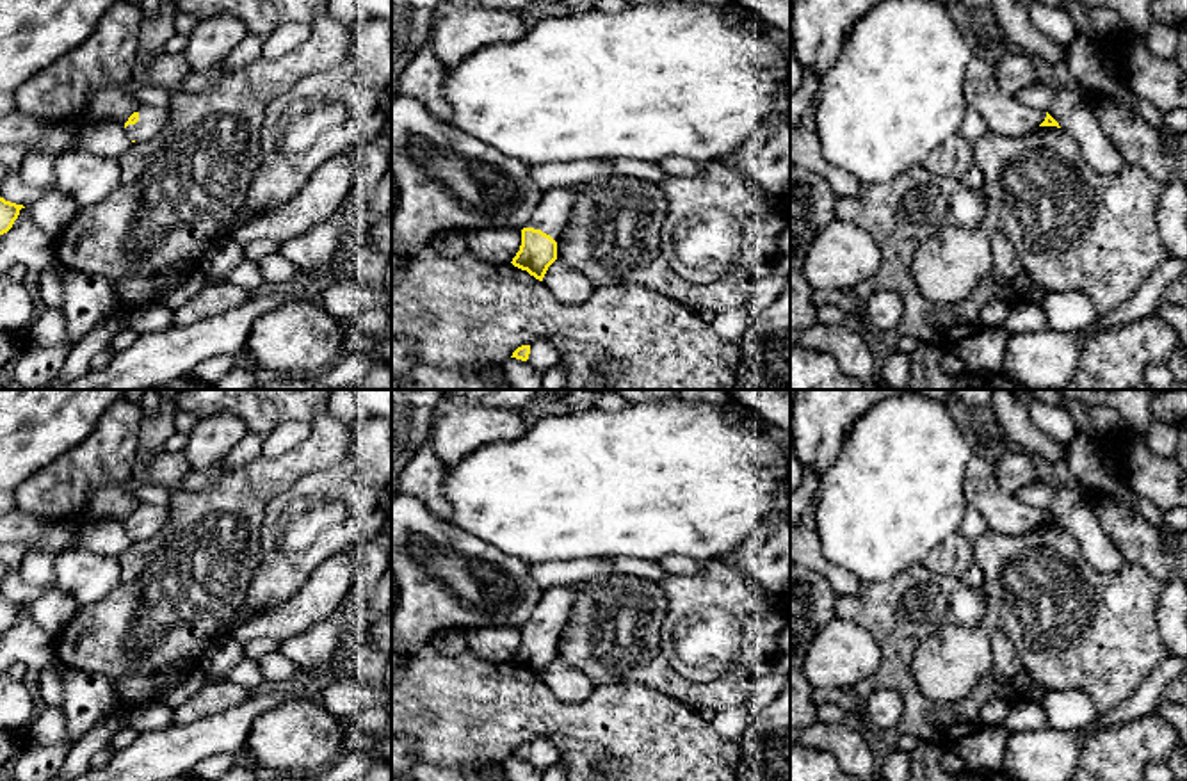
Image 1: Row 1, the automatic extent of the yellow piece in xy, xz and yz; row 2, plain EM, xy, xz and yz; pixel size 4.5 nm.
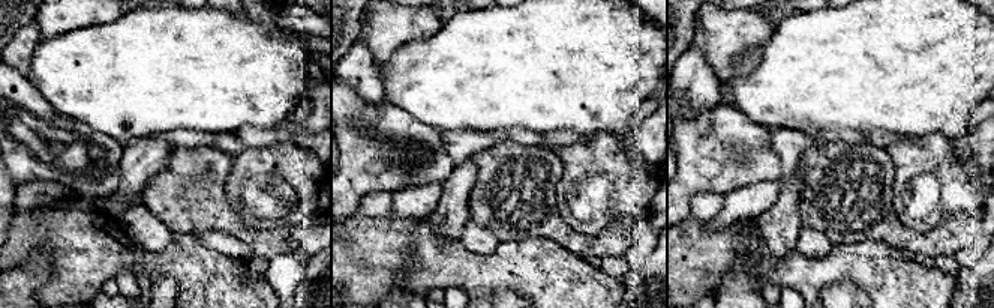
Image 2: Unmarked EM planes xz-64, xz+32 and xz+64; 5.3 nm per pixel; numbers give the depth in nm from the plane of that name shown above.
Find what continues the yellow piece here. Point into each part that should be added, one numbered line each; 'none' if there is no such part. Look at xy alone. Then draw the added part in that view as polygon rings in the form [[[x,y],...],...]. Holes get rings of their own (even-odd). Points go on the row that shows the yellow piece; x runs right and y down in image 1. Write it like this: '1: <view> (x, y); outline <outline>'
1: xy (152, 120); outline [[[142,105],[137,109],[137,112],[139,121],[125,128],[126,135],[135,142],[142,142],[155,137],[164,128],[169,117],[167,107]]]

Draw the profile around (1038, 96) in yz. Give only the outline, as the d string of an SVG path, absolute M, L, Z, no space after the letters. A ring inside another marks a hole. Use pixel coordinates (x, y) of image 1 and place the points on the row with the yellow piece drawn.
M1045 75L1039 82L1020 91L1014 98L1029 109L1048 112L1057 87L1059 85Z

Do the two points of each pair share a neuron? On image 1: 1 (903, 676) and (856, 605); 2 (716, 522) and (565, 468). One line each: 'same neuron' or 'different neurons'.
1: same neuron
2: same neuron

